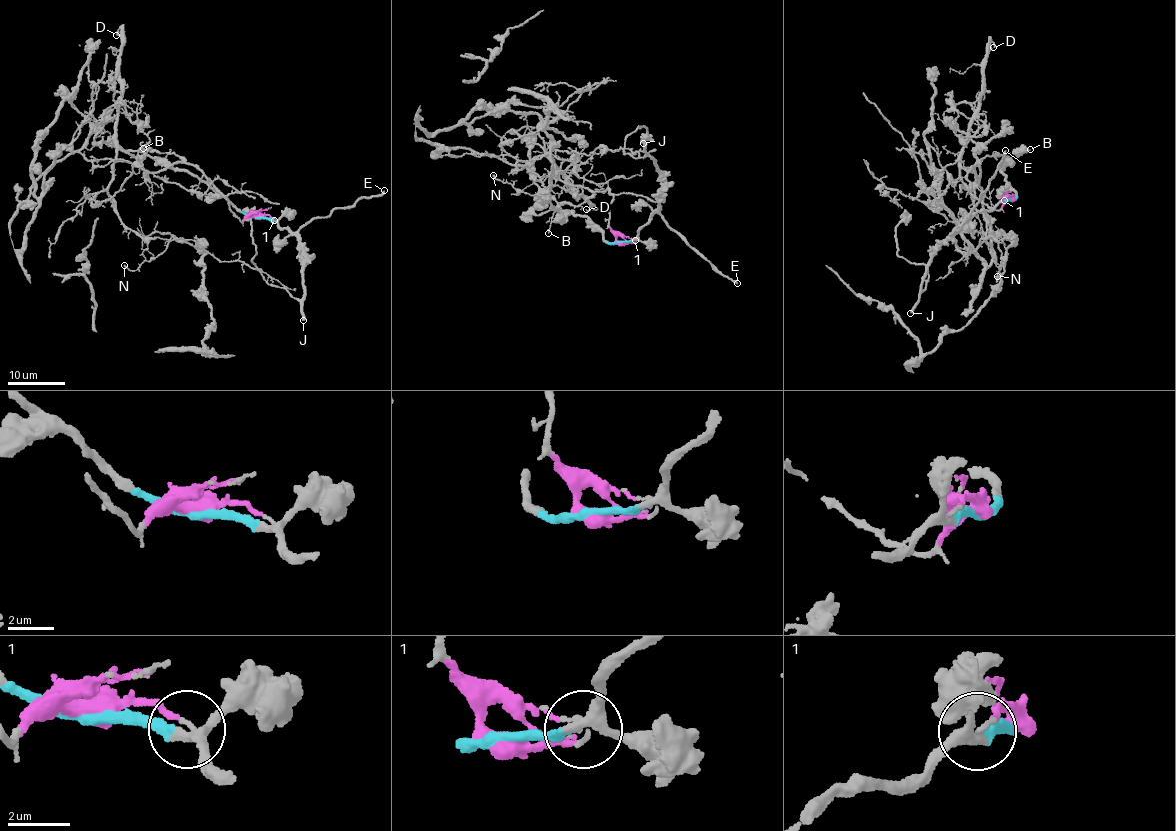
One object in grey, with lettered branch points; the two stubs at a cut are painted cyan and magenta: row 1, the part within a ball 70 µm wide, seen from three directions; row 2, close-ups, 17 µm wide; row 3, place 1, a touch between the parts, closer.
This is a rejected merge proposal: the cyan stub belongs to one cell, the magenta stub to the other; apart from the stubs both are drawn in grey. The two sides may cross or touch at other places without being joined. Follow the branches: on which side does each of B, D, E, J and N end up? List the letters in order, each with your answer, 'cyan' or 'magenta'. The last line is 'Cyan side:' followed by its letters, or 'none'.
B: magenta
D: magenta
E: cyan
J: cyan
N: magenta
Cyan side: E, J

